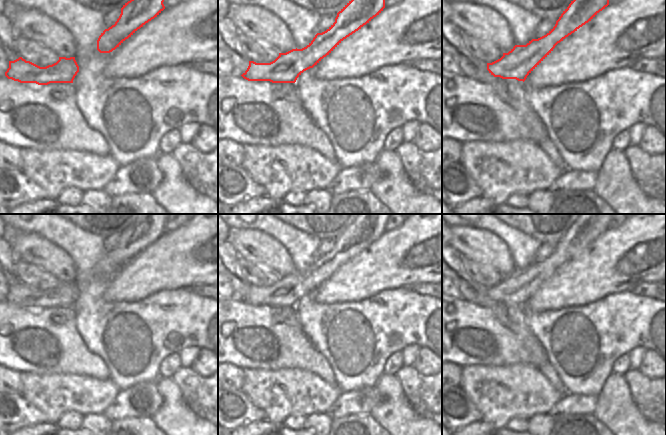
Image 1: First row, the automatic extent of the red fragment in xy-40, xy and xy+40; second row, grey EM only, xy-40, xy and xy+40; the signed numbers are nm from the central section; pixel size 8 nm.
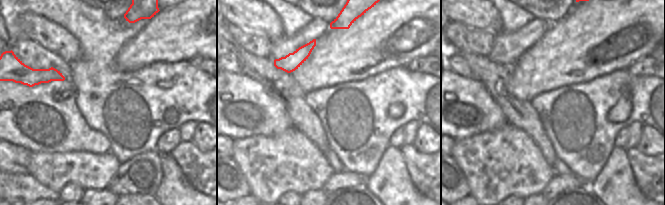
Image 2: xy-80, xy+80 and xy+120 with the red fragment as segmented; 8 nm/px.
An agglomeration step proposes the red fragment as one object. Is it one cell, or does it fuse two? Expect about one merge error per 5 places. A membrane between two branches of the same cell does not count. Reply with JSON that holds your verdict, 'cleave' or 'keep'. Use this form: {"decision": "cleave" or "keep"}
{"decision": "keep"}

